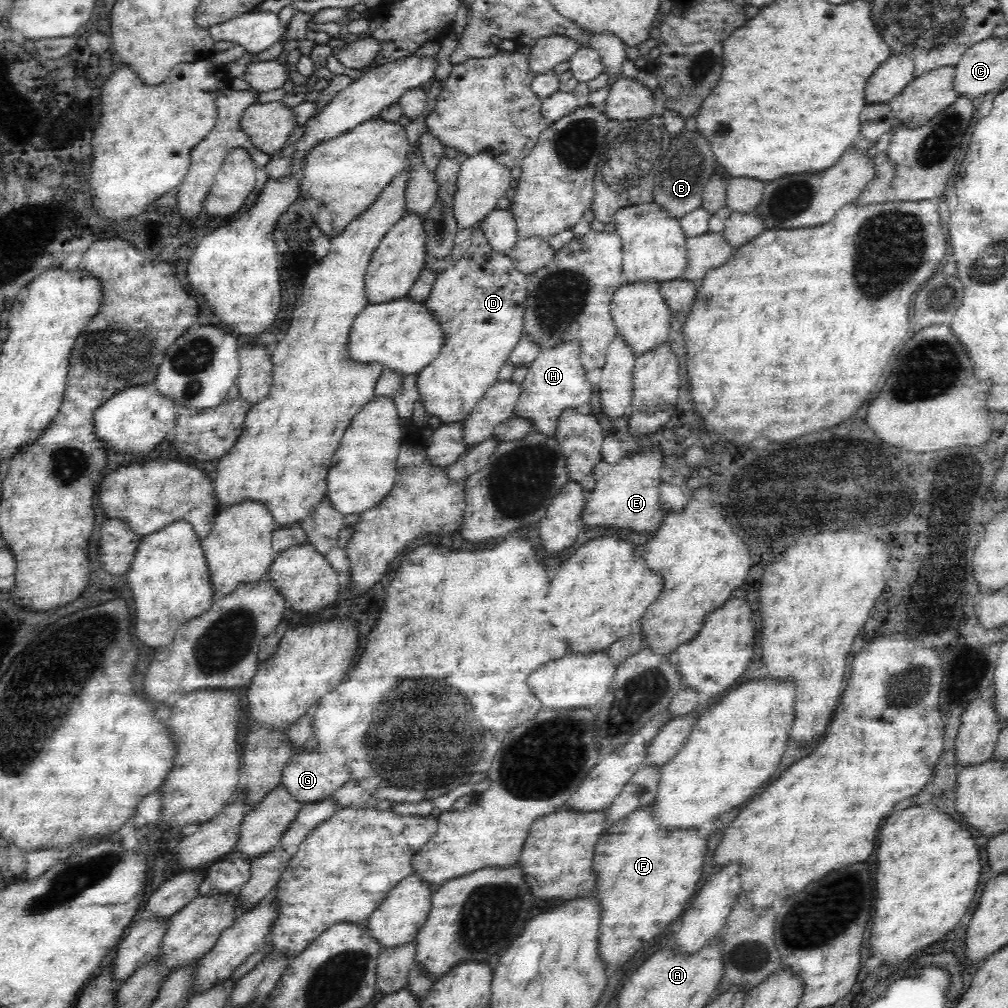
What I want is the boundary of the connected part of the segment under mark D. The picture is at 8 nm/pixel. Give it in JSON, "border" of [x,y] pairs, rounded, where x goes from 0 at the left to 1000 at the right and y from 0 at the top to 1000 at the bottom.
{"border":[[[477,226],[470,228],[465,248],[462,254],[436,271],[427,294],[422,298],[422,304],[430,310],[441,329],[441,340],[435,355],[415,370],[415,387],[423,409],[435,413],[440,421],[458,418],[467,410],[482,388],[494,378],[496,366],[519,333],[524,273],[510,264],[503,250],[490,248]]]}

